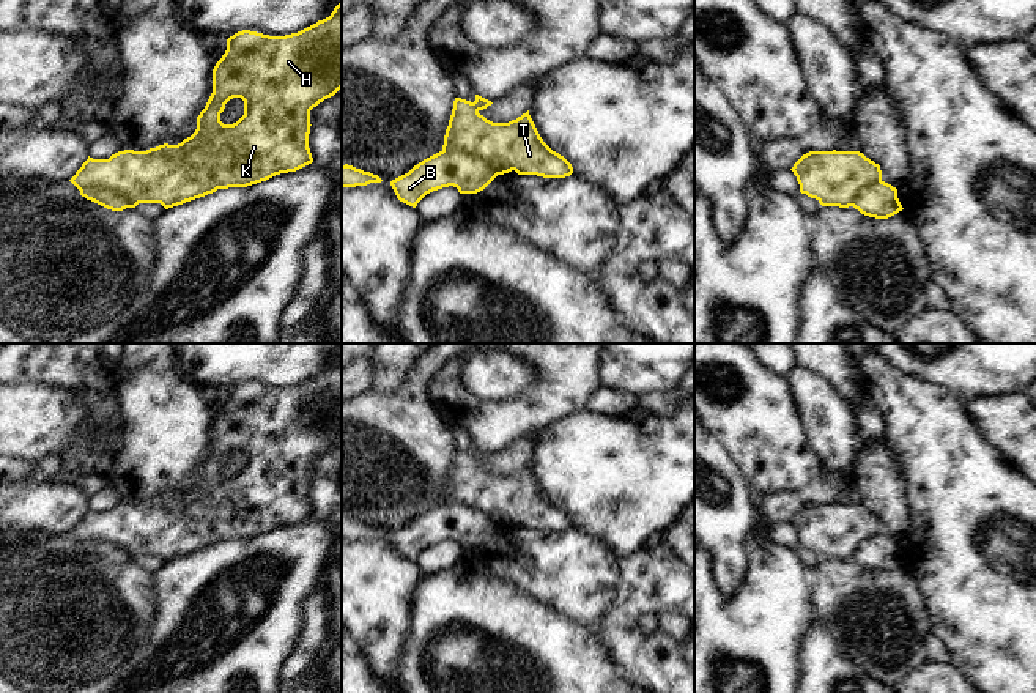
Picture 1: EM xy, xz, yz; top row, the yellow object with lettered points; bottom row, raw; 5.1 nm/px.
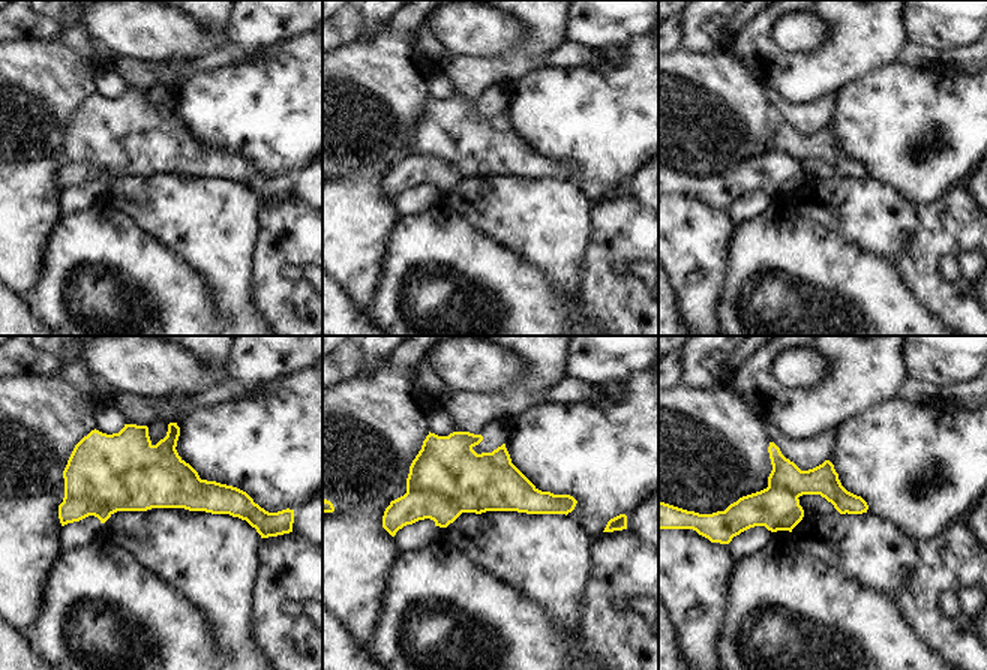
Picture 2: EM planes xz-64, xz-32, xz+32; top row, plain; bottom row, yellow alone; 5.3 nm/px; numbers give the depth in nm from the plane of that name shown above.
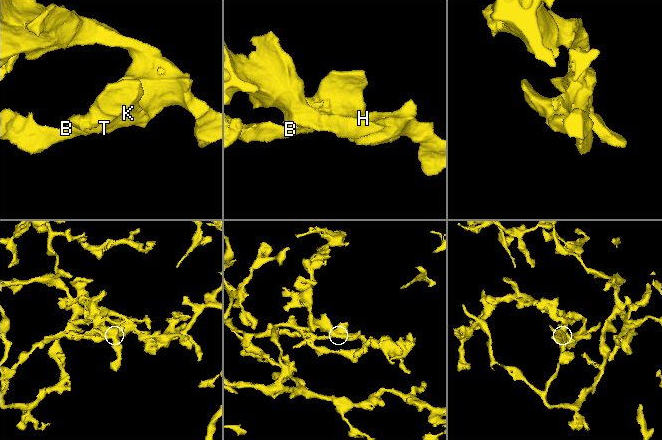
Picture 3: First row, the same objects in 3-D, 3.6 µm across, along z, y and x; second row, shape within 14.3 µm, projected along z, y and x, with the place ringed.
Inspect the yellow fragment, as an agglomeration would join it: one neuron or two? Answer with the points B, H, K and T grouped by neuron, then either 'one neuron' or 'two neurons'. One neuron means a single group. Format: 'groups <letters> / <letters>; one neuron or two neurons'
groups B / H K T; two neurons

